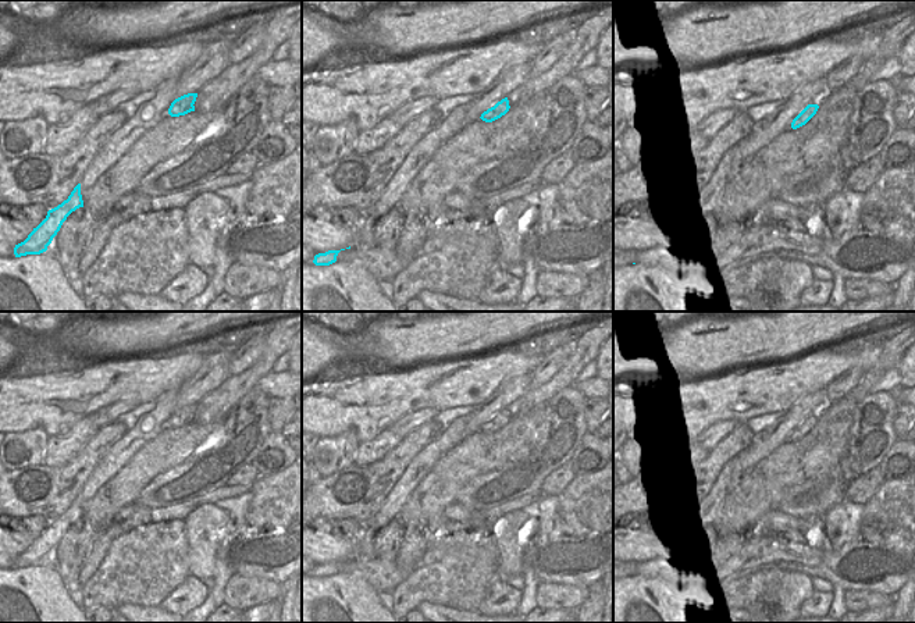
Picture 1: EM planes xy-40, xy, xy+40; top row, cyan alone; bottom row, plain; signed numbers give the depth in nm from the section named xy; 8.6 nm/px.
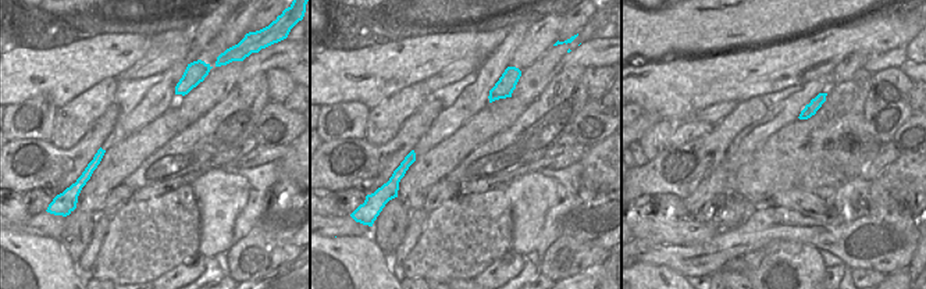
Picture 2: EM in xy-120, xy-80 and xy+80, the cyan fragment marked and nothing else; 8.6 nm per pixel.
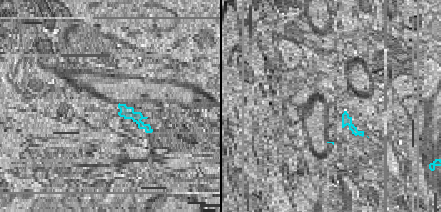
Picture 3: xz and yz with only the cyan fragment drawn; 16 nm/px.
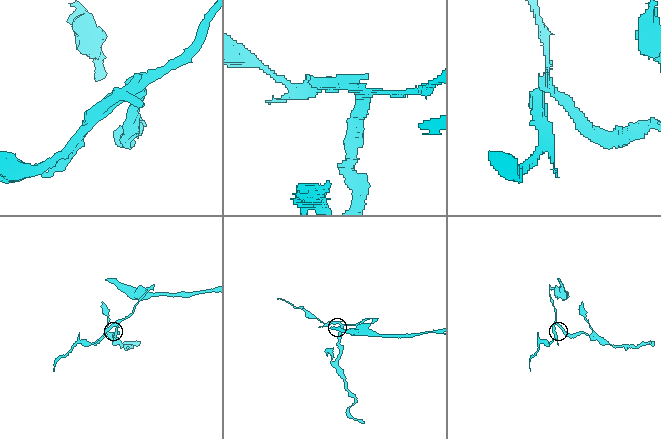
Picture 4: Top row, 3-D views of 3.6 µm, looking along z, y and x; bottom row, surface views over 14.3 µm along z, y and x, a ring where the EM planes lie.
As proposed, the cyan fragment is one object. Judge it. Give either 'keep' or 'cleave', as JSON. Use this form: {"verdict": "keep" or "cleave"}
{"verdict": "cleave"}

